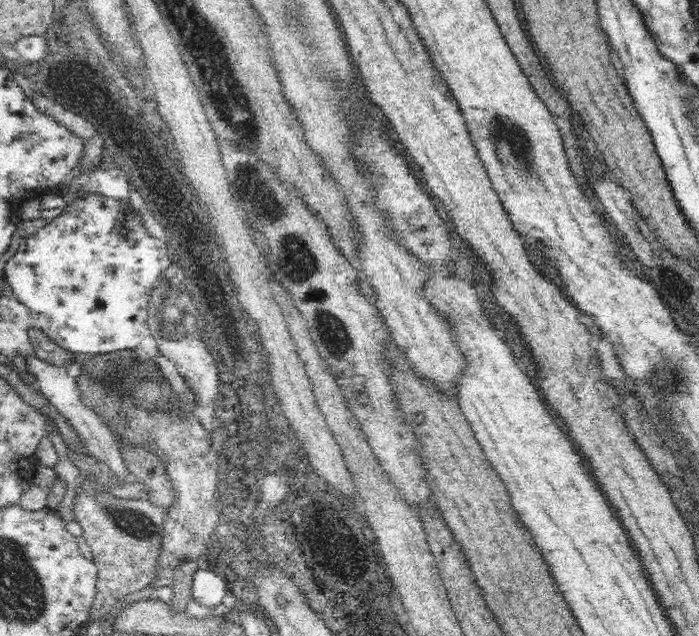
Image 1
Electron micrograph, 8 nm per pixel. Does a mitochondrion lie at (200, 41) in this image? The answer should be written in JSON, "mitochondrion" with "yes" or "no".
{"mitochondrion":"yes"}

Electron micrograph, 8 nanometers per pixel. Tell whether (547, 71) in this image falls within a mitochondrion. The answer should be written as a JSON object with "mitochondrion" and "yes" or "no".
{"mitochondrion":"no"}

